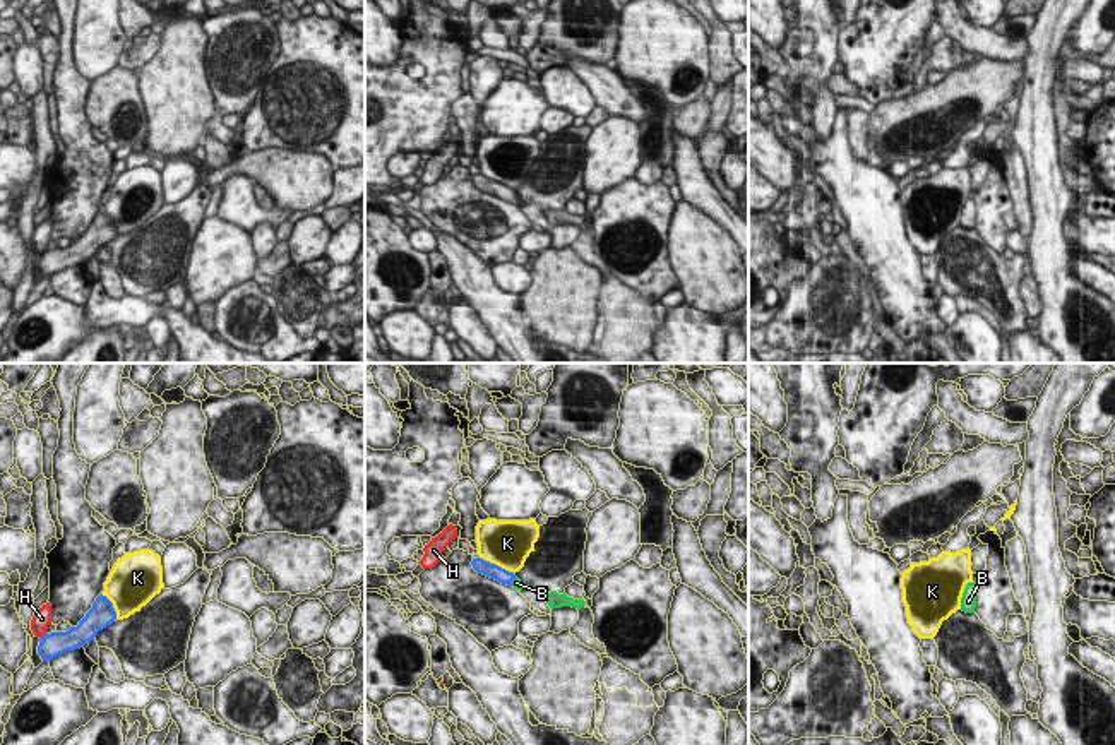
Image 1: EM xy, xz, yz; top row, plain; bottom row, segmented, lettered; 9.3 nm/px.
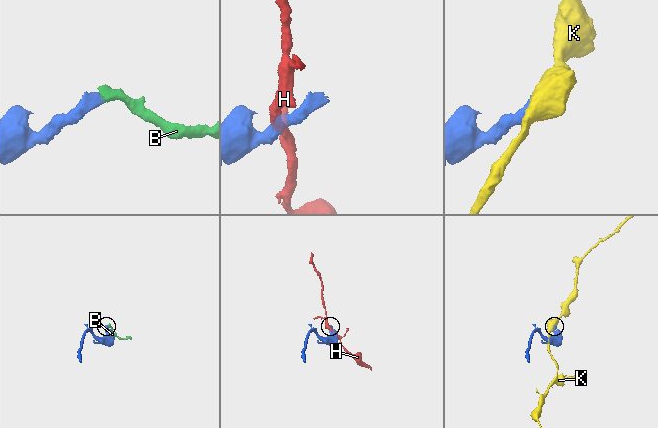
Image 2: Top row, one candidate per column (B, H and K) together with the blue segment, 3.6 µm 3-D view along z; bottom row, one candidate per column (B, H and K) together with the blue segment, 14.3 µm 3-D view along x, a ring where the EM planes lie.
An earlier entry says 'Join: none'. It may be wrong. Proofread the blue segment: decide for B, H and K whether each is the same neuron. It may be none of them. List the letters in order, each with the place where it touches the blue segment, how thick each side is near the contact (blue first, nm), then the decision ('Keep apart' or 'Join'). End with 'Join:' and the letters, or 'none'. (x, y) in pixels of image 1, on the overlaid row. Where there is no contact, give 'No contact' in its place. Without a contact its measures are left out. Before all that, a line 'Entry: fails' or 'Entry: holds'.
Entry: fails
B: Touches blue at xz (512, 579). Thickness 140 nm (blue) against 90 nm. Join
H: Touches blue at xy (43, 636). Thickness 240 nm (blue) against 170 nm. Keep apart
K: Touches blue at xz (497, 566). Thickness 140 nm (blue) against 440 nm. Keep apart
Join: B.

